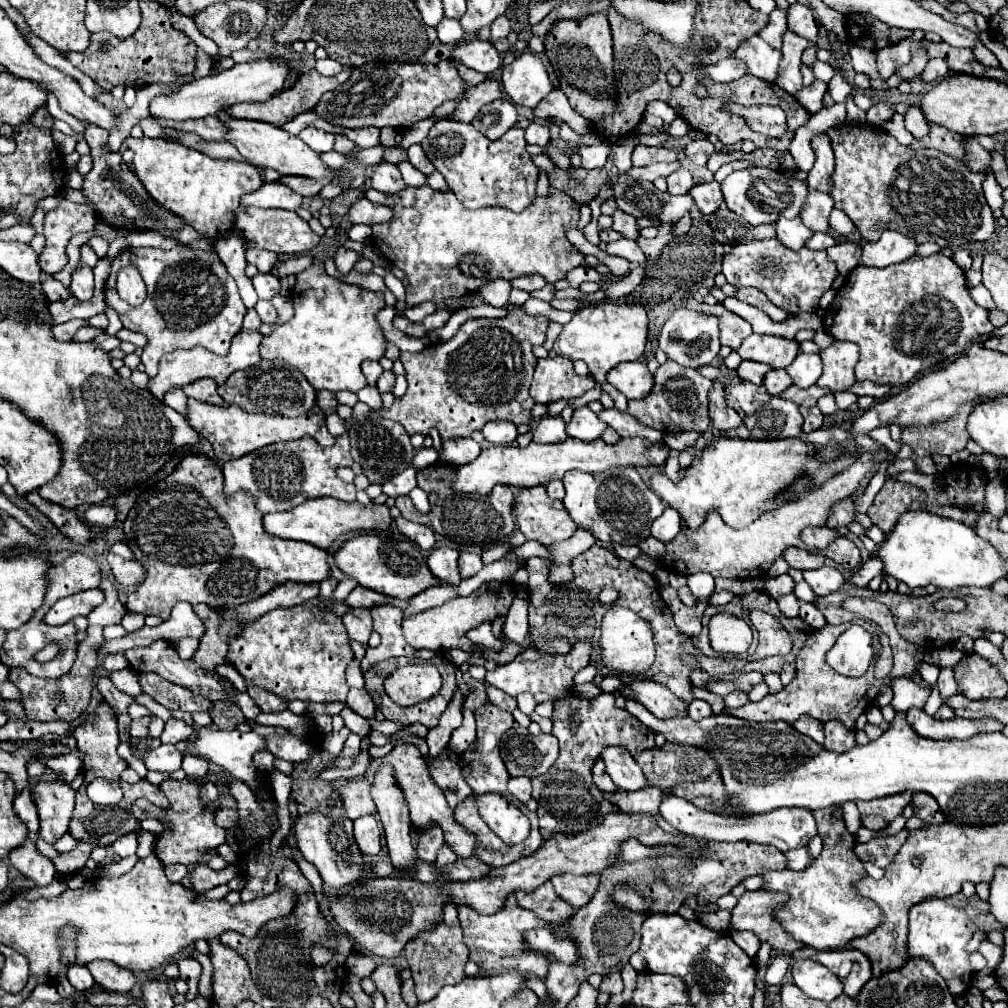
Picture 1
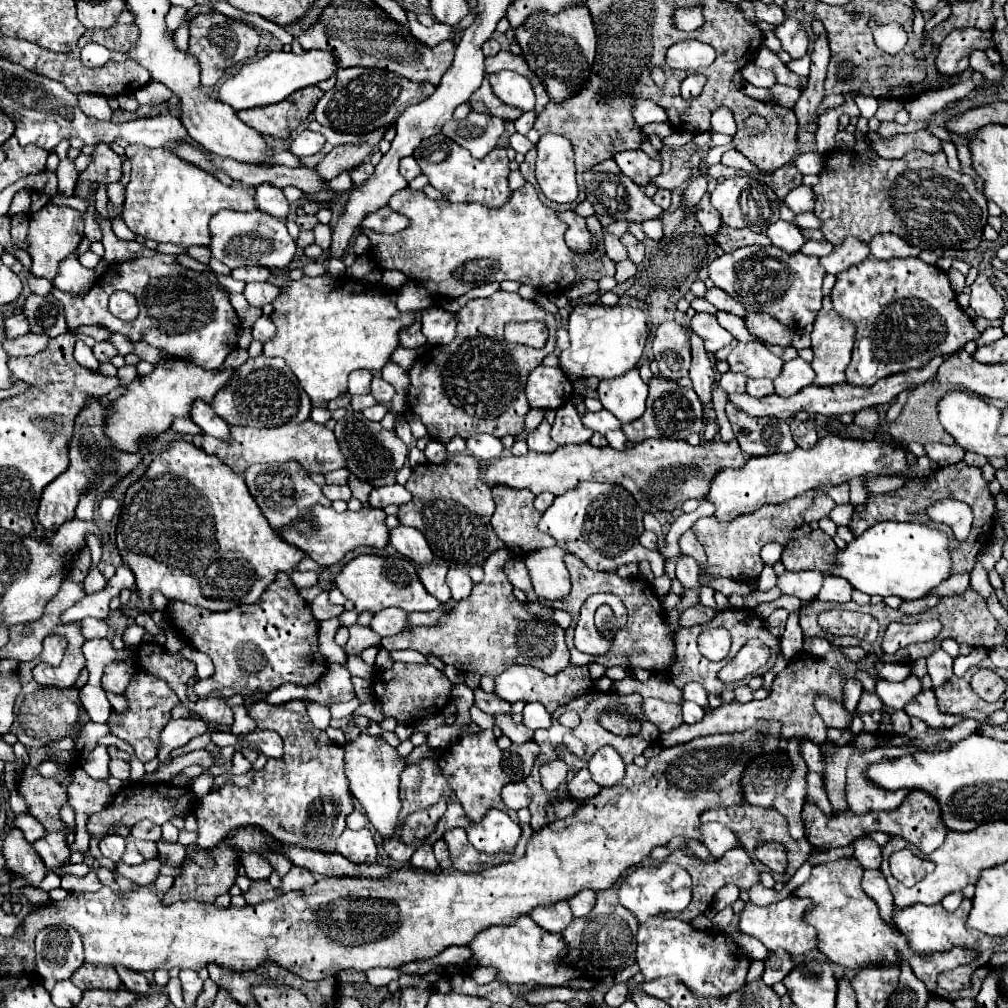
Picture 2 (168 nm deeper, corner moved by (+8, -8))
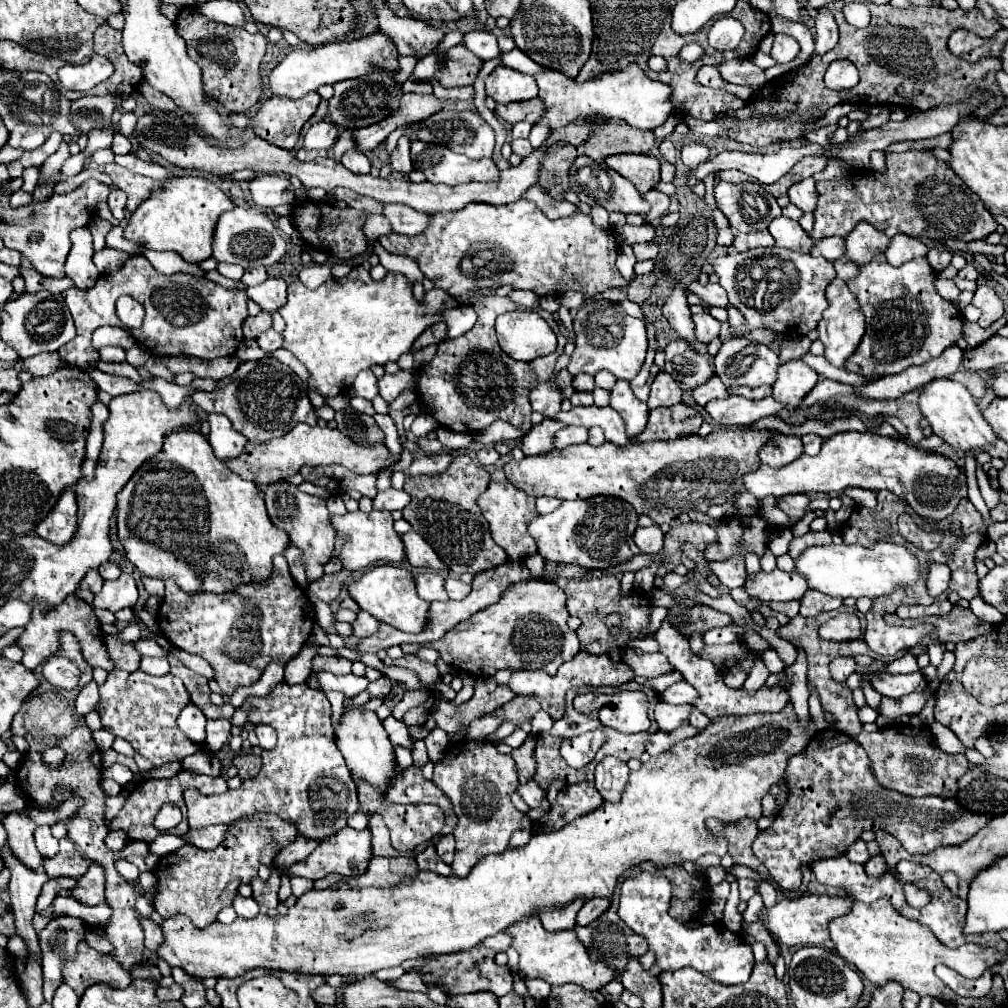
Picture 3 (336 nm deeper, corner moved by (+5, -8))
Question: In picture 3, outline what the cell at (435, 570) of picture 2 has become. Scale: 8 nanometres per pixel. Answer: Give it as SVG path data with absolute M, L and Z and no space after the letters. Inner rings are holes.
M422 571L416 575L418 595L426 601L448 601L448 593L444 589L444 575L438 571Z

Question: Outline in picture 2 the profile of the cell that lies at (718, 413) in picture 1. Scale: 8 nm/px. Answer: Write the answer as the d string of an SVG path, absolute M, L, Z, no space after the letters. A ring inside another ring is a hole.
M689 327L687 329L687 339L691 341L691 369L689 369L689 379L693 381L693 389L699 395L699 399L707 405L711 401L711 385L715 379L715 369L713 369L713 361L707 355L705 347L703 347L703 339L699 339Z

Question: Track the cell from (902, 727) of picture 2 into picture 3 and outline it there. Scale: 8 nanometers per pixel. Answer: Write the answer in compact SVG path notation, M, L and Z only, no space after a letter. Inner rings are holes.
M864 685L864 695L866 695L866 703L874 709L874 711L878 711L878 707L880 707L880 701L882 701L882 695L880 693L876 693L874 689L872 689L872 685Z

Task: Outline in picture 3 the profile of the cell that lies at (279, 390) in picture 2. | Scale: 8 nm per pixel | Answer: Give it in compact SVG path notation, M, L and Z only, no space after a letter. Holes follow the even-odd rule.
M260 359L246 361L214 391L196 391L192 401L204 409L206 413L222 413L226 415L234 429L240 431L250 441L268 441L272 437L280 437L288 433L298 423L316 425L316 409L308 399L306 383L284 363L276 359Z

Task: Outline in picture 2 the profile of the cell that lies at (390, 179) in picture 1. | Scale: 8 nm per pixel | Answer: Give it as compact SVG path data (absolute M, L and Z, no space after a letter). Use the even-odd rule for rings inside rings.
M361 163L361 165L357 165L355 169L351 169L351 171L349 171L351 181L353 181L353 185L355 185L355 187L363 185L363 183L371 177L371 173L373 173L373 165L371 165L371 163Z

